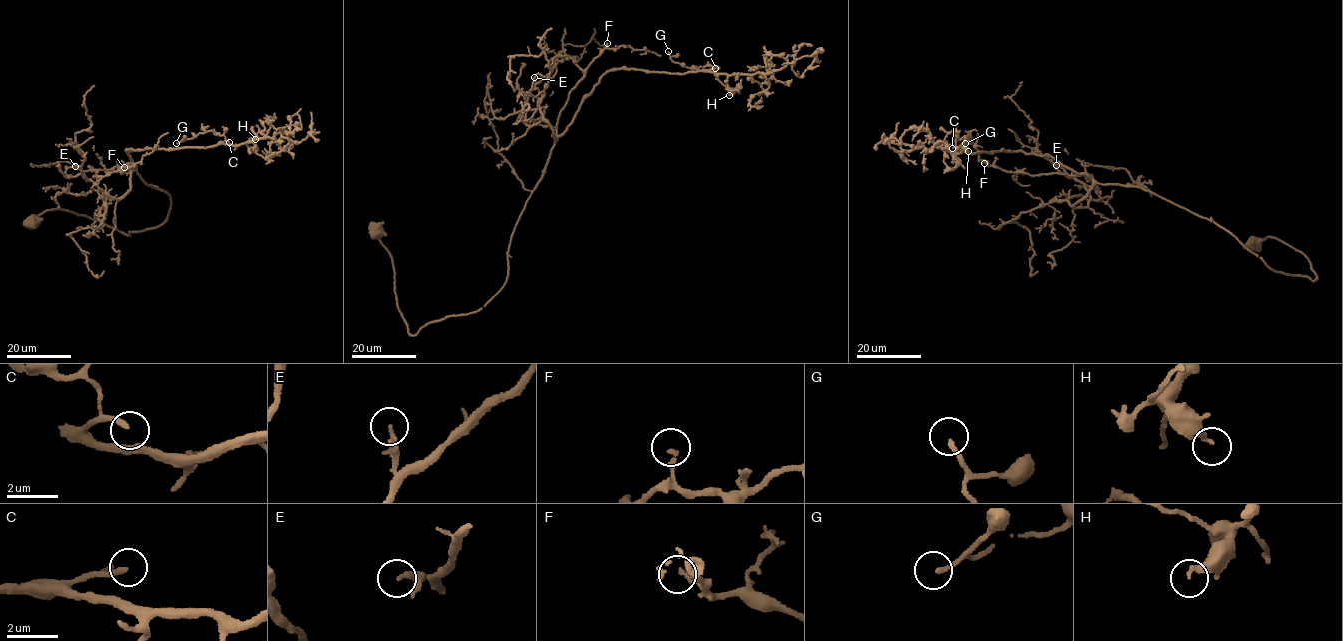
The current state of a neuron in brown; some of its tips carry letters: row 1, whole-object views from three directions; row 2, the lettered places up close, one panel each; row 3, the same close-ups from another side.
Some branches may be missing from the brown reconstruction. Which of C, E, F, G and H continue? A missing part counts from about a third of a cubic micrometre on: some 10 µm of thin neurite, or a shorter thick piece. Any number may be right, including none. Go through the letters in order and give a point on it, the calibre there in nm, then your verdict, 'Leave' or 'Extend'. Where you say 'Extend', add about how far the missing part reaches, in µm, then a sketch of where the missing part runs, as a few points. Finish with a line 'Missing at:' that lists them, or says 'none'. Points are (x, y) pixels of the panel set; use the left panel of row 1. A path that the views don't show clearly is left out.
C: Place: (229, 142). Thickness 200 nm. Extend. Missing length about 30 µm
E: Place: (75, 166). Thickness 130 nm. Leave
F: Place: (124, 167). Thickness 190 nm. Leave
G: Place: (176, 143). Thickness 160 nm. Leave
H: Place: (255, 139). Thickness 200 nm. Leave
Missing at: C

